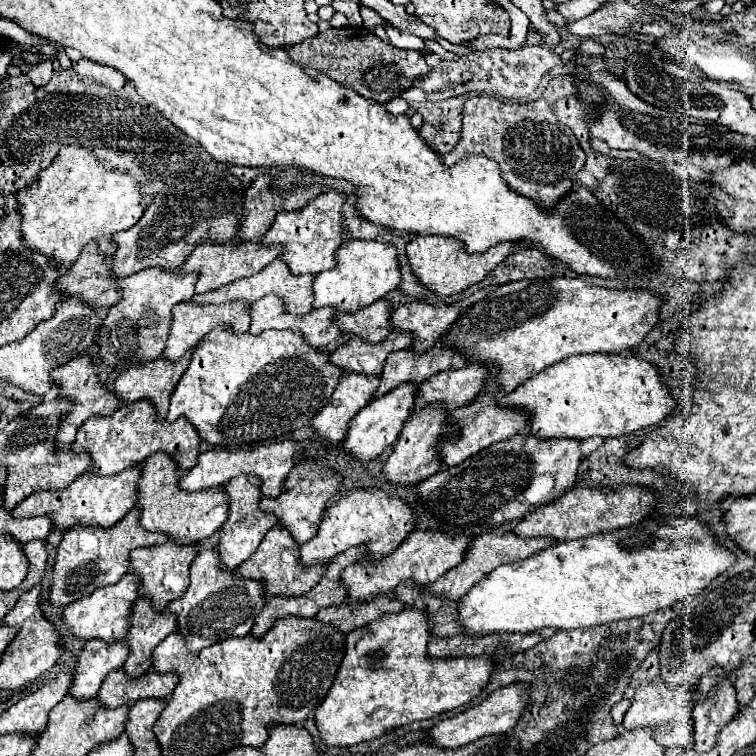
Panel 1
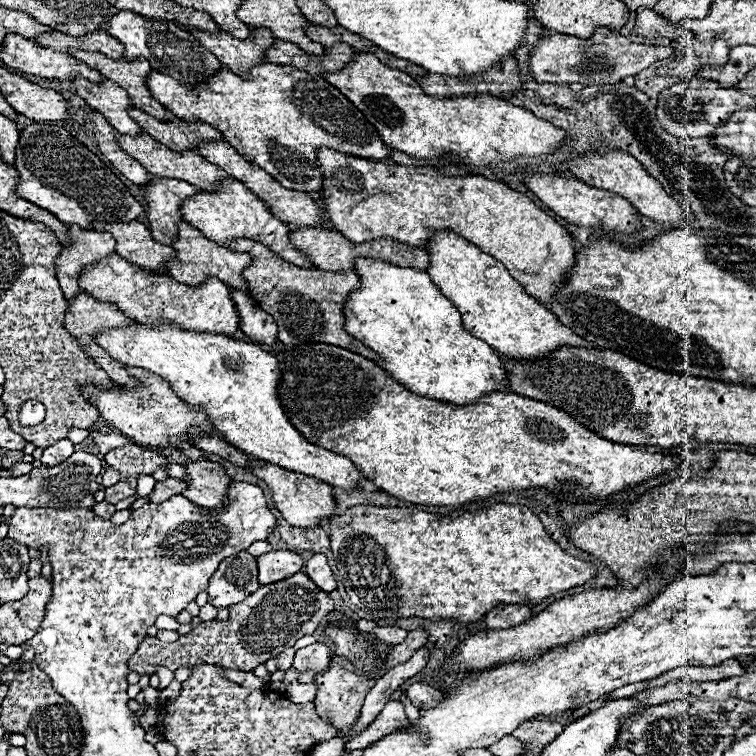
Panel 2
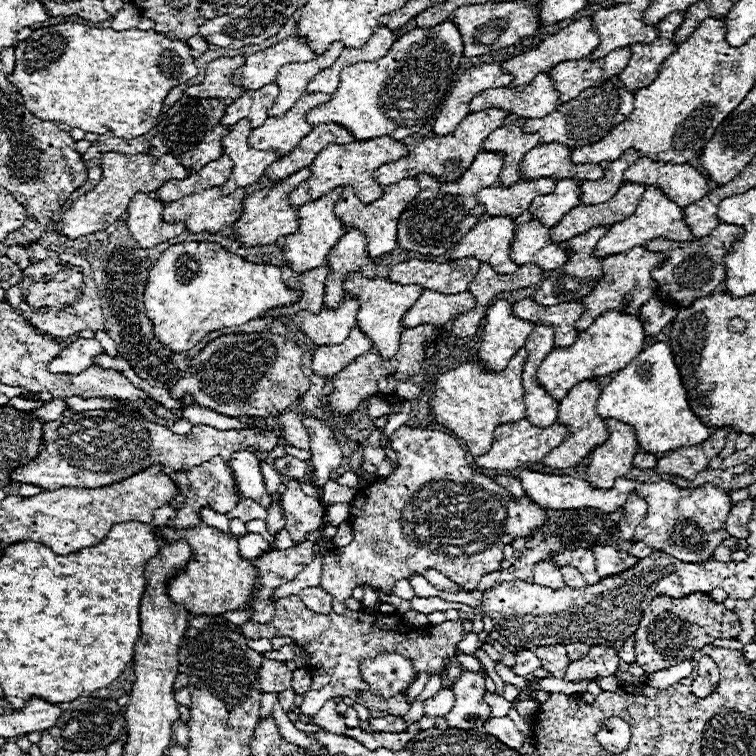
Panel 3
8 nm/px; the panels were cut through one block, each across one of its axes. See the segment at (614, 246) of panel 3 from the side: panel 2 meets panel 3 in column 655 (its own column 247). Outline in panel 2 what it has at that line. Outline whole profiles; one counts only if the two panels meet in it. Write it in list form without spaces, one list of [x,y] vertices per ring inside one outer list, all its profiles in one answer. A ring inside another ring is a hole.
[[[226,178],[220,184],[220,190],[216,192],[198,192],[194,198],[188,198],[188,202],[184,202],[182,206],[182,216],[188,224],[198,228],[206,238],[210,238],[216,244],[224,246],[228,240],[250,238],[266,244],[286,262],[292,262],[300,268],[314,268],[310,258],[292,246],[288,224],[276,218],[264,200],[260,200],[250,188],[246,188],[242,182],[234,178]]]

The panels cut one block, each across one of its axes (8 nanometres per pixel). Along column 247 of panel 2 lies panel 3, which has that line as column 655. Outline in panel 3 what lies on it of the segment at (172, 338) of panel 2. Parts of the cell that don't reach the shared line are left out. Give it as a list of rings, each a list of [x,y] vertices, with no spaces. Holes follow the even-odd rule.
[[[656,342],[644,348],[626,368],[622,368],[604,388],[596,402],[602,418],[616,418],[636,428],[642,452],[664,454],[682,446],[694,446],[710,436],[710,428],[690,410],[688,390],[682,384],[674,354],[668,342]]]

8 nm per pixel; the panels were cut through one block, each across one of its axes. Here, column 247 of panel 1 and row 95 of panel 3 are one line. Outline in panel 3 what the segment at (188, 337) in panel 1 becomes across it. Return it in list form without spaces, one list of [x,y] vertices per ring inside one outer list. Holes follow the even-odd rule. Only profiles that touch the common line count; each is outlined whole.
[[[324,92],[304,94],[288,114],[280,118],[268,118],[262,126],[254,128],[248,142],[250,146],[256,146],[256,150],[280,150],[280,154],[290,154],[300,140],[310,134],[312,124],[306,122],[308,110],[328,102],[332,96]]]

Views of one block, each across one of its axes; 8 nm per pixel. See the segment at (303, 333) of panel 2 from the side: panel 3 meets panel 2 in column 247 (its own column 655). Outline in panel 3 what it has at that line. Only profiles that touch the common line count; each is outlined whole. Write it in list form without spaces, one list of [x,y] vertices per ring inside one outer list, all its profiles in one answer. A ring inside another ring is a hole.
[[[722,222],[708,236],[694,238],[692,242],[668,242],[666,238],[654,238],[652,242],[648,242],[648,246],[644,246],[646,250],[668,254],[668,260],[662,262],[658,266],[658,270],[652,272],[652,278],[658,282],[656,294],[660,298],[664,298],[664,302],[672,302],[672,304],[680,304],[680,306],[690,306],[692,300],[712,294],[712,290],[716,286],[720,286],[726,278],[726,268],[724,268],[722,256],[726,256],[730,252],[732,244],[738,242],[742,236],[744,236],[742,226]]]

